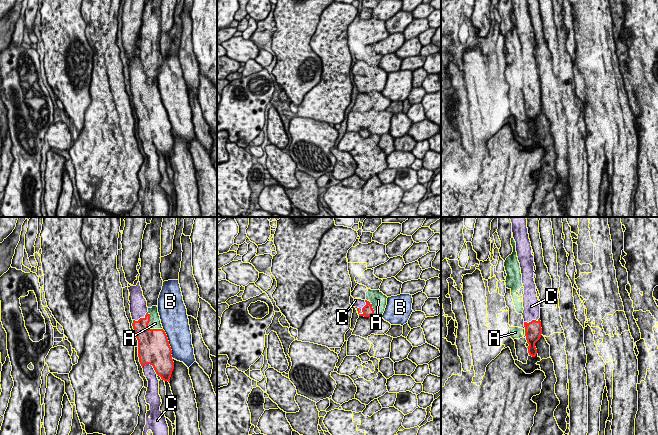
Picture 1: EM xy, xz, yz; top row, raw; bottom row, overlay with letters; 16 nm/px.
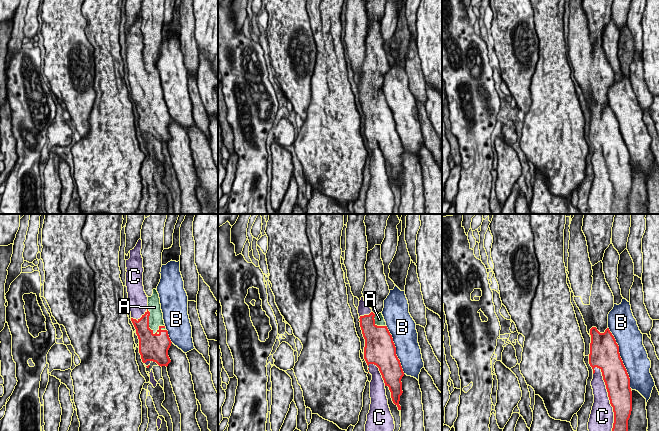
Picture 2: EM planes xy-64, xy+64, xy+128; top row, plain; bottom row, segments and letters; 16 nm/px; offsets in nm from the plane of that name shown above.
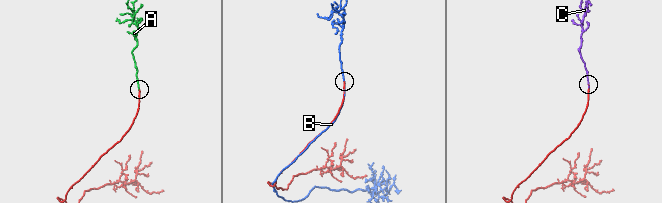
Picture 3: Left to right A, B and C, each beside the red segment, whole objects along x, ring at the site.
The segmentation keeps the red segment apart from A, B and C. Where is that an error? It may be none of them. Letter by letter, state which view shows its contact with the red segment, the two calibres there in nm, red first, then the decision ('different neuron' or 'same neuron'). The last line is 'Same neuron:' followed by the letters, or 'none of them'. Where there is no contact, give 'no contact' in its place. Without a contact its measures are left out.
A: xy | 440/190 nm | same neuron
B: xy | 500/400 nm | different neuron
C: xz | 170/160 nm | different neuron
Same neuron: A

